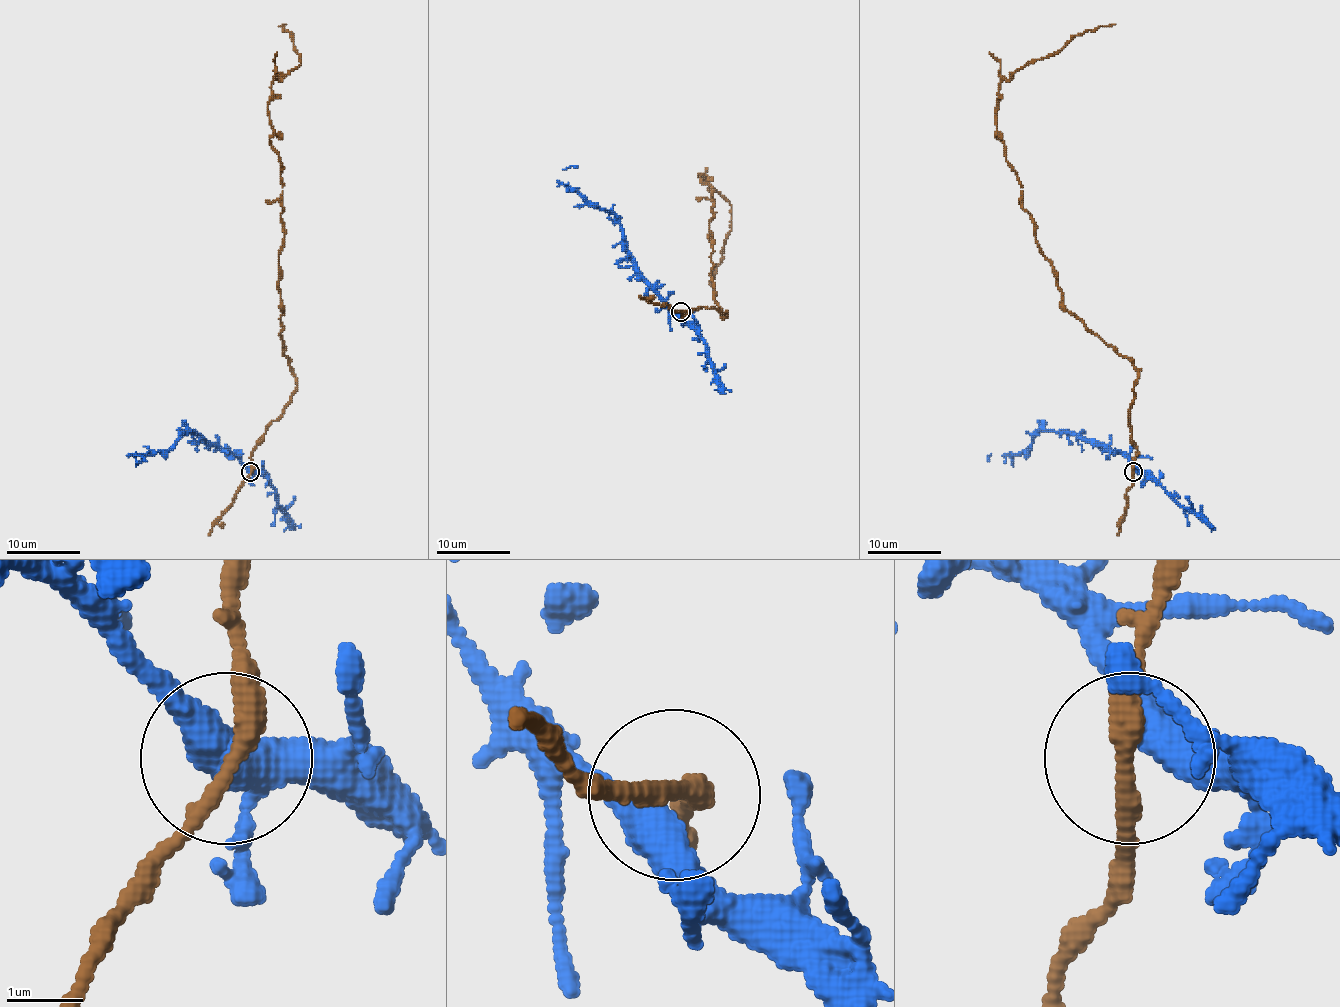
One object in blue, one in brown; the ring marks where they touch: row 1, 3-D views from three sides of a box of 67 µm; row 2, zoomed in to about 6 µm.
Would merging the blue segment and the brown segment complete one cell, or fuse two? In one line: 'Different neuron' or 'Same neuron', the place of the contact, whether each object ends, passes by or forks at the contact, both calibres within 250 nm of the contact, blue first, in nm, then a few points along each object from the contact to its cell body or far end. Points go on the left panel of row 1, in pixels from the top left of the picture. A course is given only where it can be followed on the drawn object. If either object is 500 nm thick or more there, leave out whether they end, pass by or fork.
Same neuron. Place: (250, 472). At the ring blue passes by. At the ring brown passes by. Thickness 440 nm (blue) against 280 nm. Course of blue: (249, 470), (232, 454), (212, 446), (197, 431), (188, 431), (167, 450), (128, 455), (147, 461). Course of brown: (251, 472), (252, 448), (295, 389), (280, 335), (282, 178), (267, 115), (271, 83), (299, 65), (286, 24)

